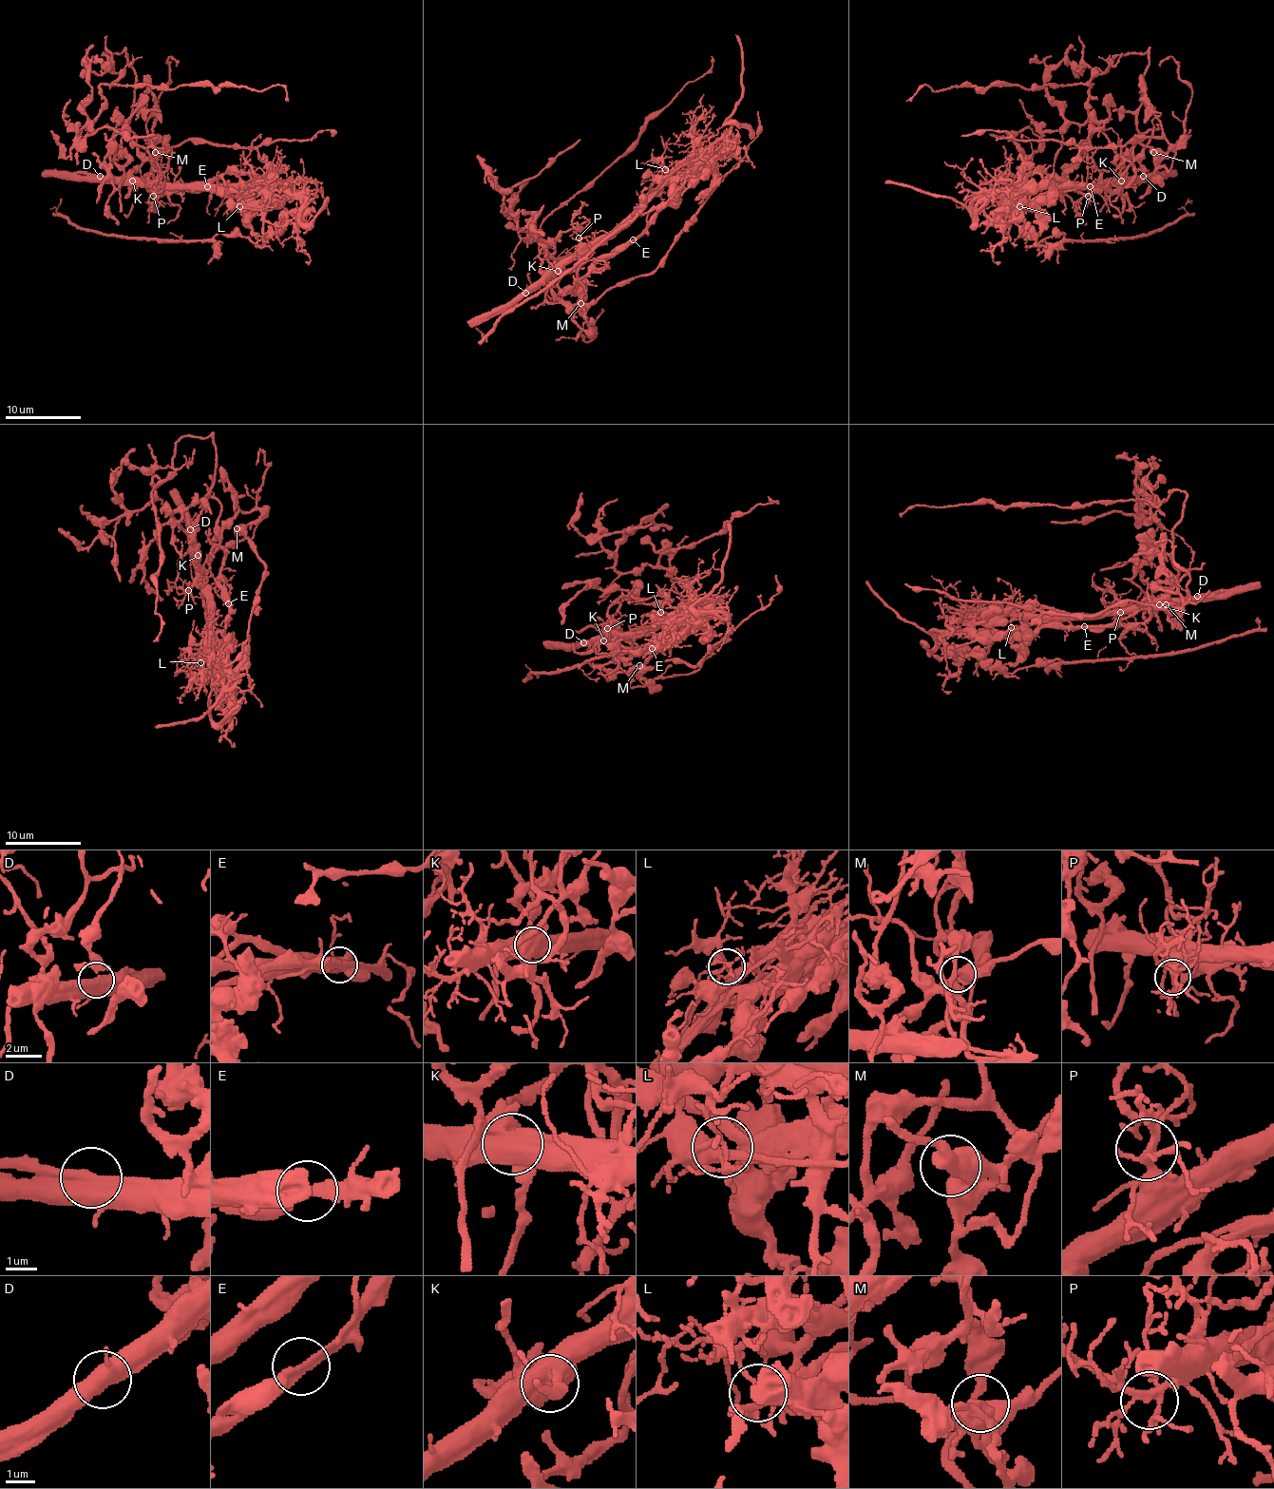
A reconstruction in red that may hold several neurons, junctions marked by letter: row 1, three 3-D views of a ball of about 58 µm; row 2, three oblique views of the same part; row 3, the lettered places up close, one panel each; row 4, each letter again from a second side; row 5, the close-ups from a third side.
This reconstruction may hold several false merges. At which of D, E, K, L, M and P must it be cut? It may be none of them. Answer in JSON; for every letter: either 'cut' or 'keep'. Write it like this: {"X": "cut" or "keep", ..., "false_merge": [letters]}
{"D": "cut", "E": "cut", "K": "cut", "L": "cut", "M": "keep", "P": "keep", "false_merge": ["D", "E", "K", "L"]}

